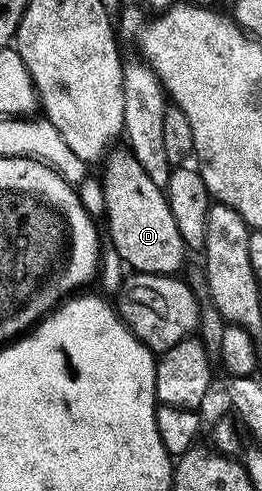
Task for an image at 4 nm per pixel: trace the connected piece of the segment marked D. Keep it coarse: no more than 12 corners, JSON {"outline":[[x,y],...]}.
{"outline":[[129,150],[105,160],[110,243],[134,273],[188,248],[165,190]]}

